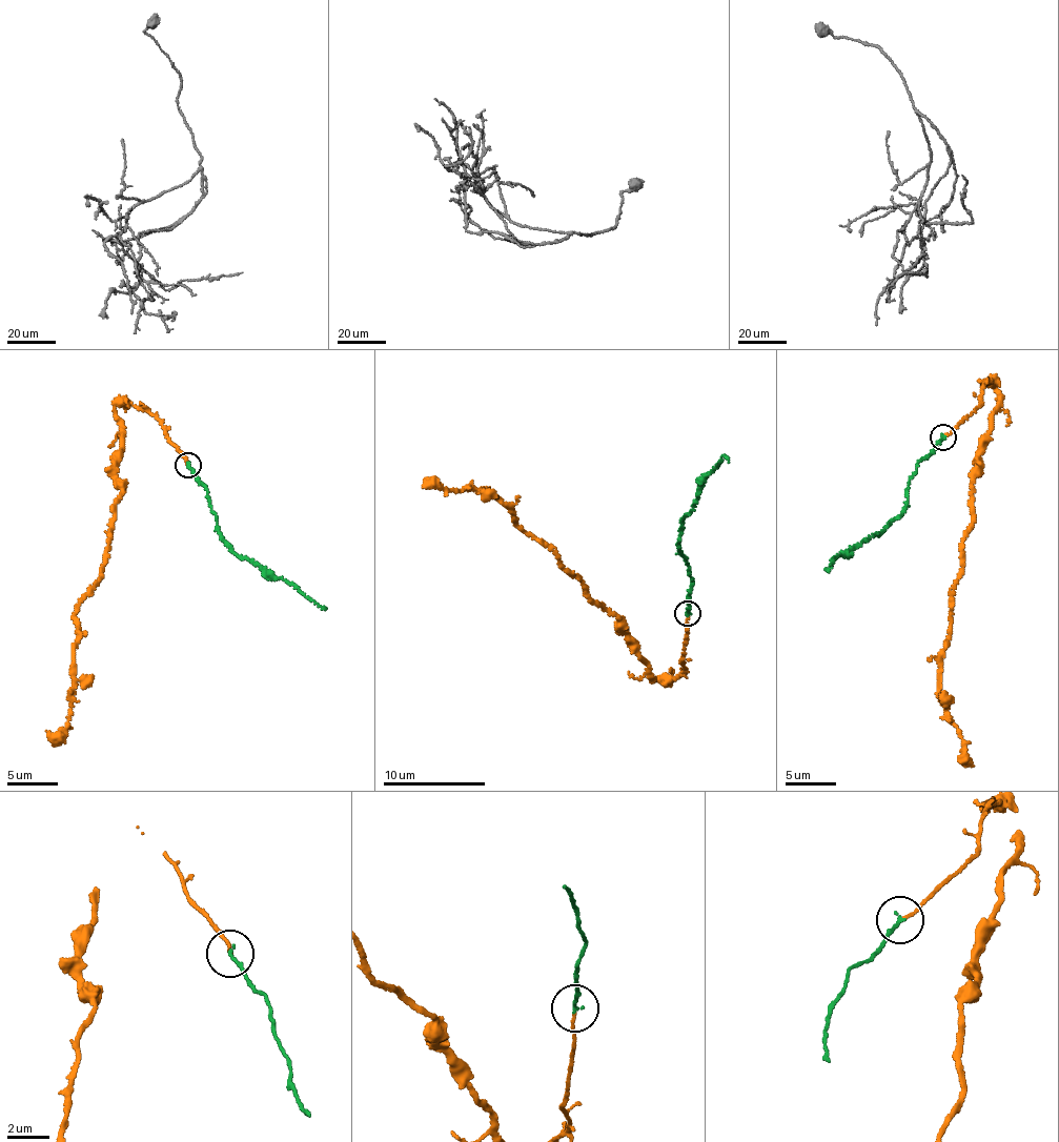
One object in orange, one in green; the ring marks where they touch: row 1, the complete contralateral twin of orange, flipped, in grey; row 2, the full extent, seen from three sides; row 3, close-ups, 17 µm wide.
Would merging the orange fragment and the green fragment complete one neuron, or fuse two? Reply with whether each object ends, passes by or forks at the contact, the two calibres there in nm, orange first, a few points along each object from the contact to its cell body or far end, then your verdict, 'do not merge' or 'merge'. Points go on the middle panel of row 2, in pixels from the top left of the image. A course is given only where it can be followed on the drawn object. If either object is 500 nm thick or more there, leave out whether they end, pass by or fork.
orange ends | green ends | 130/170 nm | orange via (687, 615), (687, 668), (660, 680), (645, 673), (619, 618), (512, 512), (472, 485), (423, 487) | green via (687, 613), (692, 580), (677, 550), (678, 530), (704, 483), (724, 456), (728, 462) | merge

